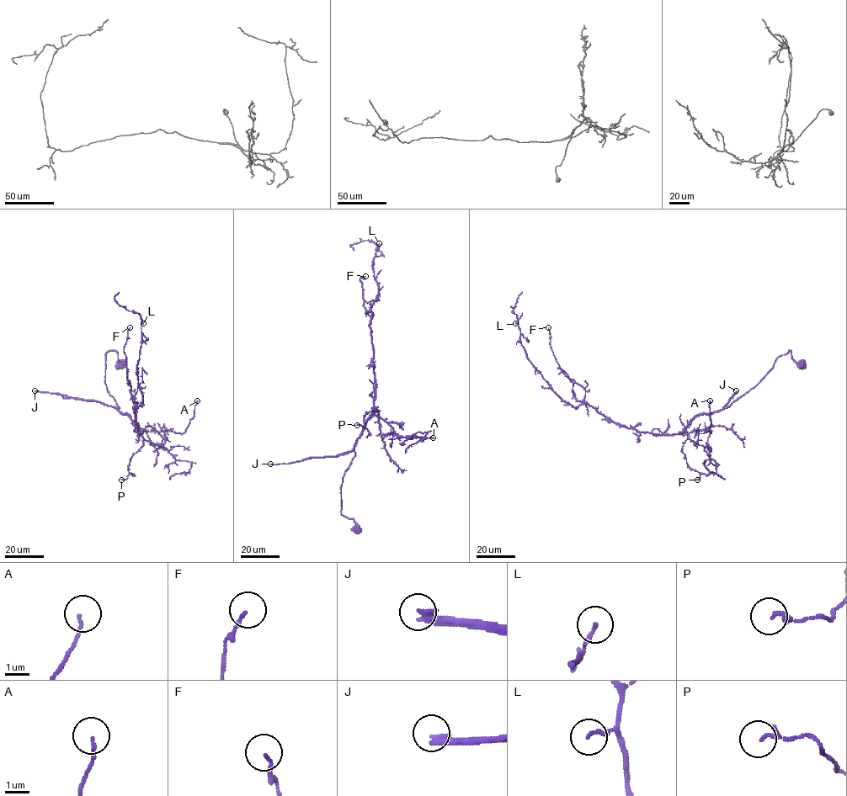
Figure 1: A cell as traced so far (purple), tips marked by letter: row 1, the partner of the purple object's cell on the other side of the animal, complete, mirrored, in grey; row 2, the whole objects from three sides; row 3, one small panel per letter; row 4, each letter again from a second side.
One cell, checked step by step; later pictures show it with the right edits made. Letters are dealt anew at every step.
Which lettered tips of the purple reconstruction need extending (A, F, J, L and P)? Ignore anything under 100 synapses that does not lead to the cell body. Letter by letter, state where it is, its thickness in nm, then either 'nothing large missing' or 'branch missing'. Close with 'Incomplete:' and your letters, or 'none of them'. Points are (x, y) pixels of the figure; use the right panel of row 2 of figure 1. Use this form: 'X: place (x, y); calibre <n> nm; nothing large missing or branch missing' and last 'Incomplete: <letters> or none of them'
A: place (710, 400); calibre 100 nm; nothing large missing
F: place (548, 327); calibre 110 nm; nothing large missing
J: place (736, 390); calibre 260 nm; branch missing
L: place (515, 323); calibre 130 nm; nothing large missing
P: place (697, 480); calibre 150 nm; nothing large missing
Incomplete: J

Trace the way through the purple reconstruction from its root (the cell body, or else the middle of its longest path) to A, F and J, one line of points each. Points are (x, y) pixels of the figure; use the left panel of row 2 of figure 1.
A: (121, 365), (116, 351), (105, 354), (106, 390), (140, 432), (183, 433), (197, 400)
F: (121, 365), (116, 351), (105, 354), (106, 390), (139, 434), (124, 350), (130, 327)
J: (121, 365), (116, 351), (105, 354), (106, 390), (119, 408), (93, 400), (34, 390)

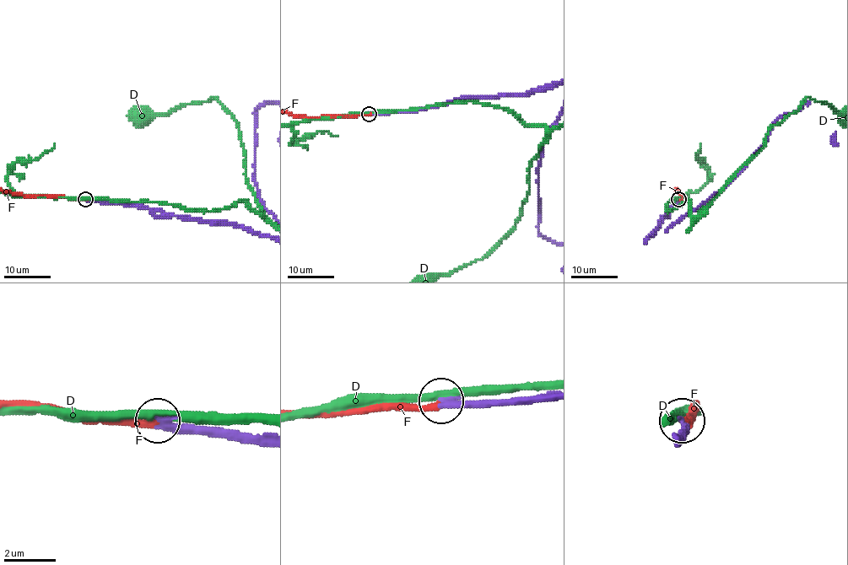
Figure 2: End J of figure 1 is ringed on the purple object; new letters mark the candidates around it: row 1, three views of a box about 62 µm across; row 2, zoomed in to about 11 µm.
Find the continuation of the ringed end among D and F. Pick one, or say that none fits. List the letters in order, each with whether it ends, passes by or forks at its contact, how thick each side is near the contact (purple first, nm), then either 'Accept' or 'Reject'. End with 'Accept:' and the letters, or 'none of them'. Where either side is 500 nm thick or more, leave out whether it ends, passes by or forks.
D: It passes by. Thickness 320 nm (purple) against 360 nm. Reject
F: It ends there. Thickness 320 nm (purple) against 280 nm. Accept
Accept: F

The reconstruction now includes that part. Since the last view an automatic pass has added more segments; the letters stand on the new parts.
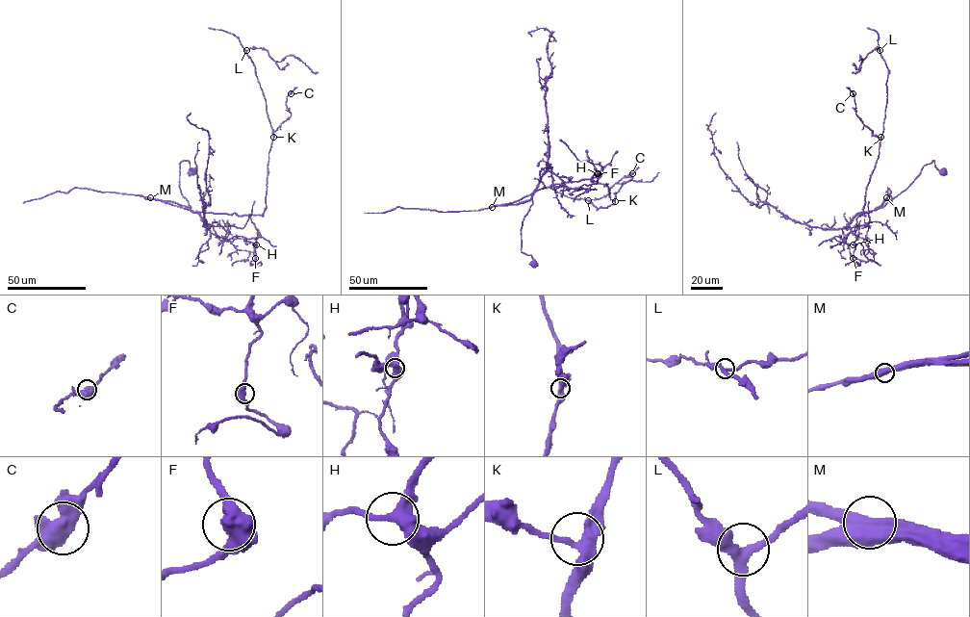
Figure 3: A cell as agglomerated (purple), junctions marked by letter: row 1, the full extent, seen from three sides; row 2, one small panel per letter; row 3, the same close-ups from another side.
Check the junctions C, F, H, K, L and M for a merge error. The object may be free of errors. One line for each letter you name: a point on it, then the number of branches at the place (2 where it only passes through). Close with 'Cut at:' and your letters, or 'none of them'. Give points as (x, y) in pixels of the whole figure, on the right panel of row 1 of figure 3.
Cut at: none of them

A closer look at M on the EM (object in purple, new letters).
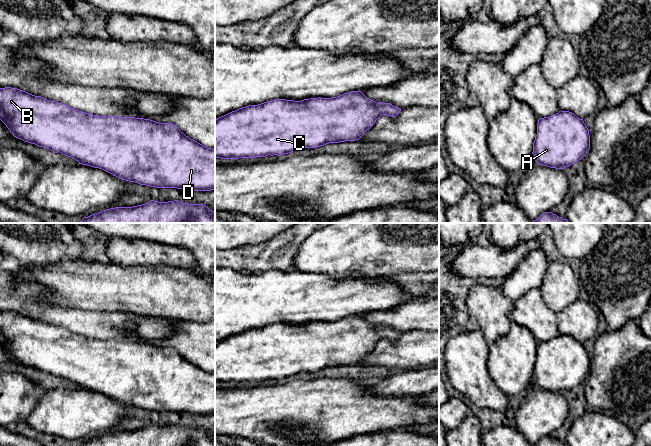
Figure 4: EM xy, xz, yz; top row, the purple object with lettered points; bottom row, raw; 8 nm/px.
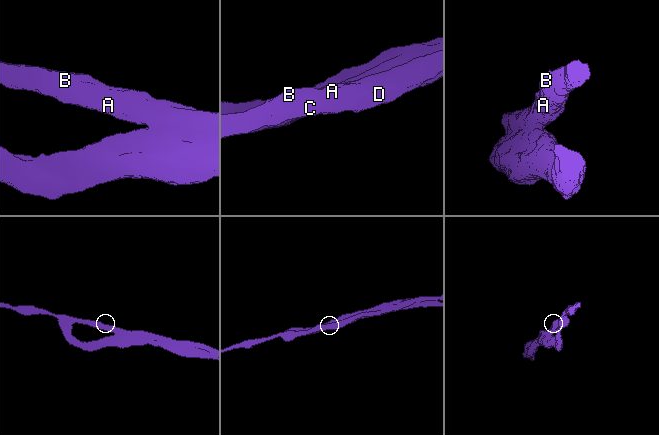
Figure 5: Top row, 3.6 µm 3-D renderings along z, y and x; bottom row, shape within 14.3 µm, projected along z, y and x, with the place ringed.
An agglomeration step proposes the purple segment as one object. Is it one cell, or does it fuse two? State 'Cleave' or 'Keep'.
Keep

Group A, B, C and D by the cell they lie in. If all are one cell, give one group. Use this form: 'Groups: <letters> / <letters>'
Groups: A B C D

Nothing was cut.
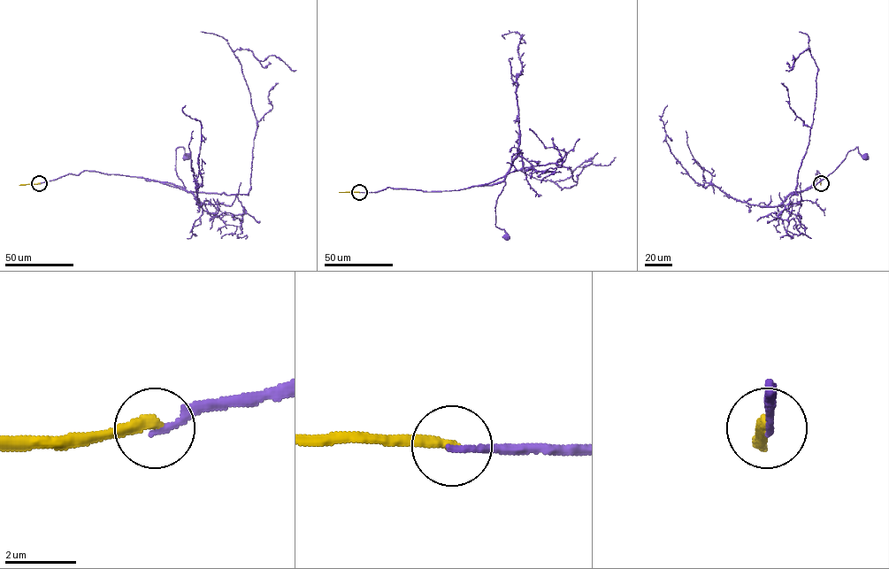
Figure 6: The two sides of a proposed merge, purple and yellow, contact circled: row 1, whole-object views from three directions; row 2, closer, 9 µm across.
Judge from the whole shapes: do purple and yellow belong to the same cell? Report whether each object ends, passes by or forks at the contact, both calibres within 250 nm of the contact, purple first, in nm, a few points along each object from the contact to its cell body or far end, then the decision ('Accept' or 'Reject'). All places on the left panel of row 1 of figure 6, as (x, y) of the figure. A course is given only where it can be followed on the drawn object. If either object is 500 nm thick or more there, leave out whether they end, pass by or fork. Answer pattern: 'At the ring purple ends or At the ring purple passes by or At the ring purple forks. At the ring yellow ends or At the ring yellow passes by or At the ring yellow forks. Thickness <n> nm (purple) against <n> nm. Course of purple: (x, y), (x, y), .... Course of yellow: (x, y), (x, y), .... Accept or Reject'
At the ring purple ends. At the ring yellow ends. Thickness 150 nm (purple) against 320 nm. Course of purple: (39, 183), (88, 170), (140, 177), (185, 188), (175, 169), (176, 149), (183, 147), (187, 157). Course of yellow: (39, 183), (19, 185). Accept

